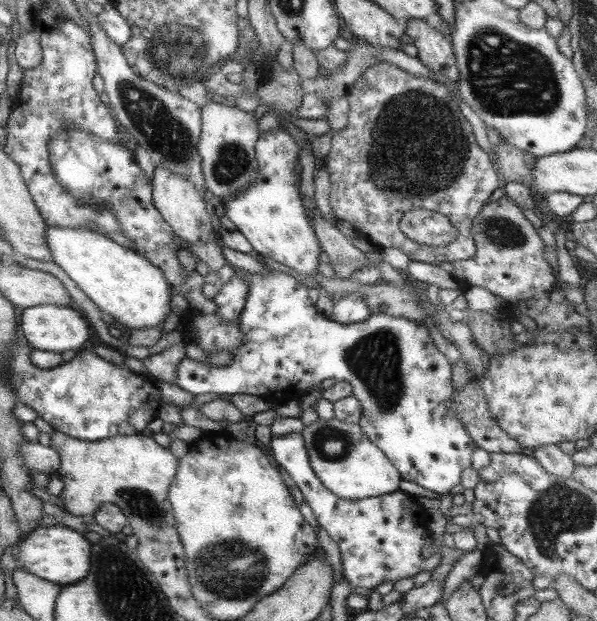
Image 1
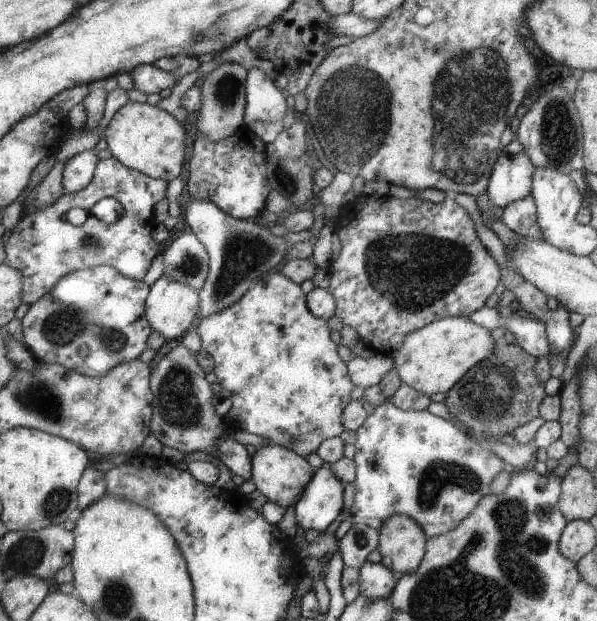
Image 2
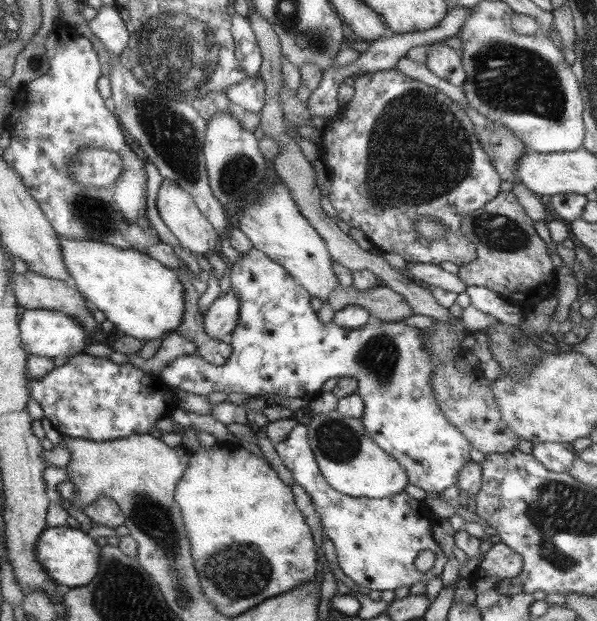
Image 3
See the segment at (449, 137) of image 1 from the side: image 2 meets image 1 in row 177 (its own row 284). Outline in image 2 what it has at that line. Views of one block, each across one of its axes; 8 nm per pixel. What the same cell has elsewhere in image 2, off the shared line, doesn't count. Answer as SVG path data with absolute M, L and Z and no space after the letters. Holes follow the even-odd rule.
M453 194L442 202L432 203L417 197L397 199L360 195L342 206L335 218L339 237L339 256L328 268L327 290L335 299L334 315L351 326L359 339L377 353L392 354L405 336L443 317L469 316L481 308L500 282L500 270L477 238L473 221L455 203Z

